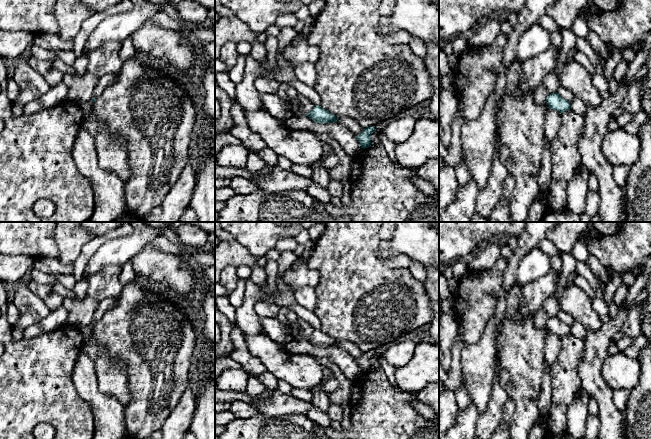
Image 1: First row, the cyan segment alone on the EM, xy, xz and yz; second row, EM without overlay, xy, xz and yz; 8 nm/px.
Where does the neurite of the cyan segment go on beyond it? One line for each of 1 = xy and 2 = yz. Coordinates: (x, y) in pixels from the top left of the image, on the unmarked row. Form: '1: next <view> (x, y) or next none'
1: next none
2: next none

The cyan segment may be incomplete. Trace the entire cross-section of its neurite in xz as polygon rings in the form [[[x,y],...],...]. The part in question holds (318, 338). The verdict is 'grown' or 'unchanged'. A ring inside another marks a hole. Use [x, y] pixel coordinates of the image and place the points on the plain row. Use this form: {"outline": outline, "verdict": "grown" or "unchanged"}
{"outline": [[[315,329],[314,332],[306,338],[306,340],[311,342],[315,347],[324,348],[337,346],[337,341],[335,339],[319,329]]], "verdict": "unchanged"}

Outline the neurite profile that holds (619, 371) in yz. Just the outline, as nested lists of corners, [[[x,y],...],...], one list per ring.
[[[623,352],[607,354],[602,366],[602,375],[612,390],[631,391],[639,382],[640,363],[638,359],[627,357]]]

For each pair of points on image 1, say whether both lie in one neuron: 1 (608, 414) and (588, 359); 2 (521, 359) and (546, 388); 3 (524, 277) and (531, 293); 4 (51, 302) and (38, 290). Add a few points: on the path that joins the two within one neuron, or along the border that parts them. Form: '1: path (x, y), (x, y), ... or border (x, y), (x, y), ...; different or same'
1: path (605, 400), (603, 394), (592, 381), (590, 373); same
2: border (545, 362), (537, 406); different
3: border (548, 272), (522, 286); different
4: path (48, 299), (41, 292); same

